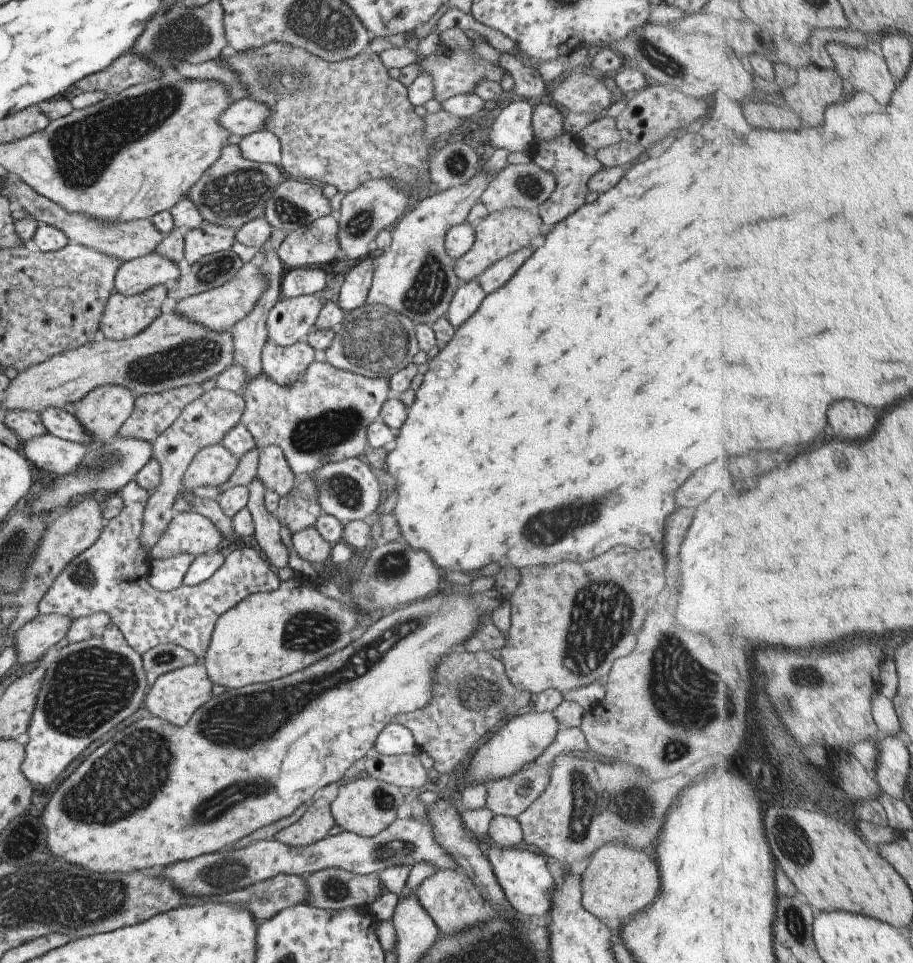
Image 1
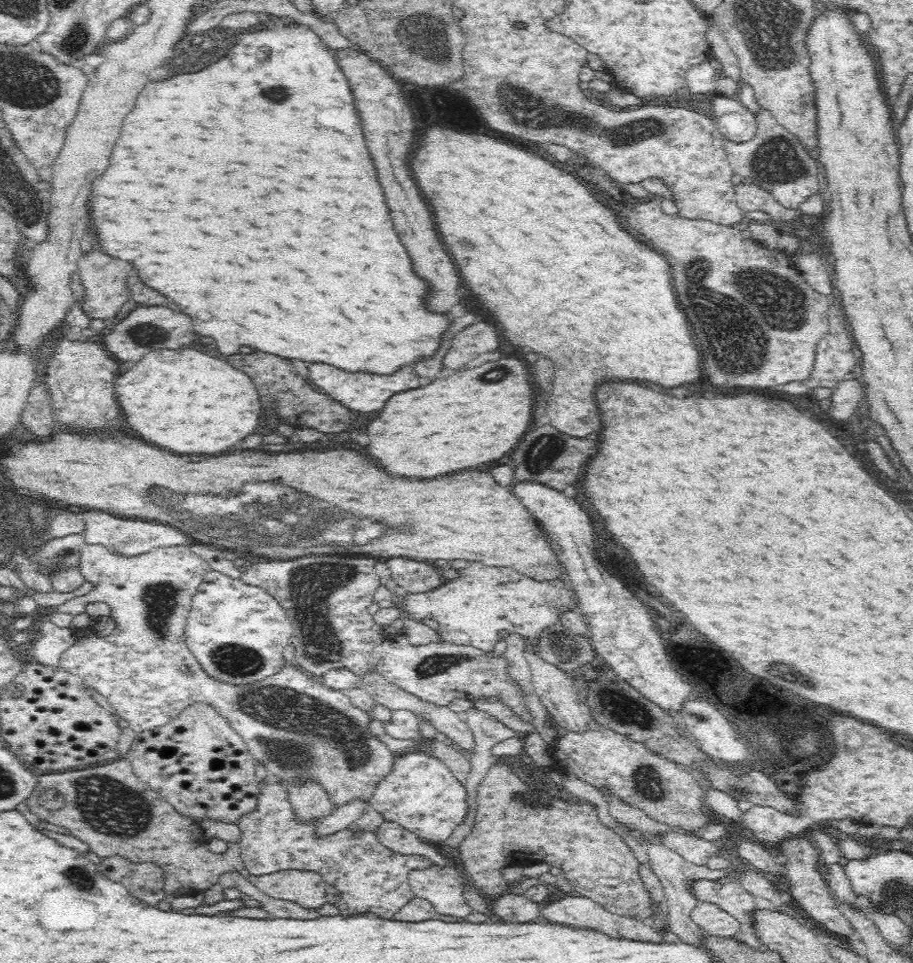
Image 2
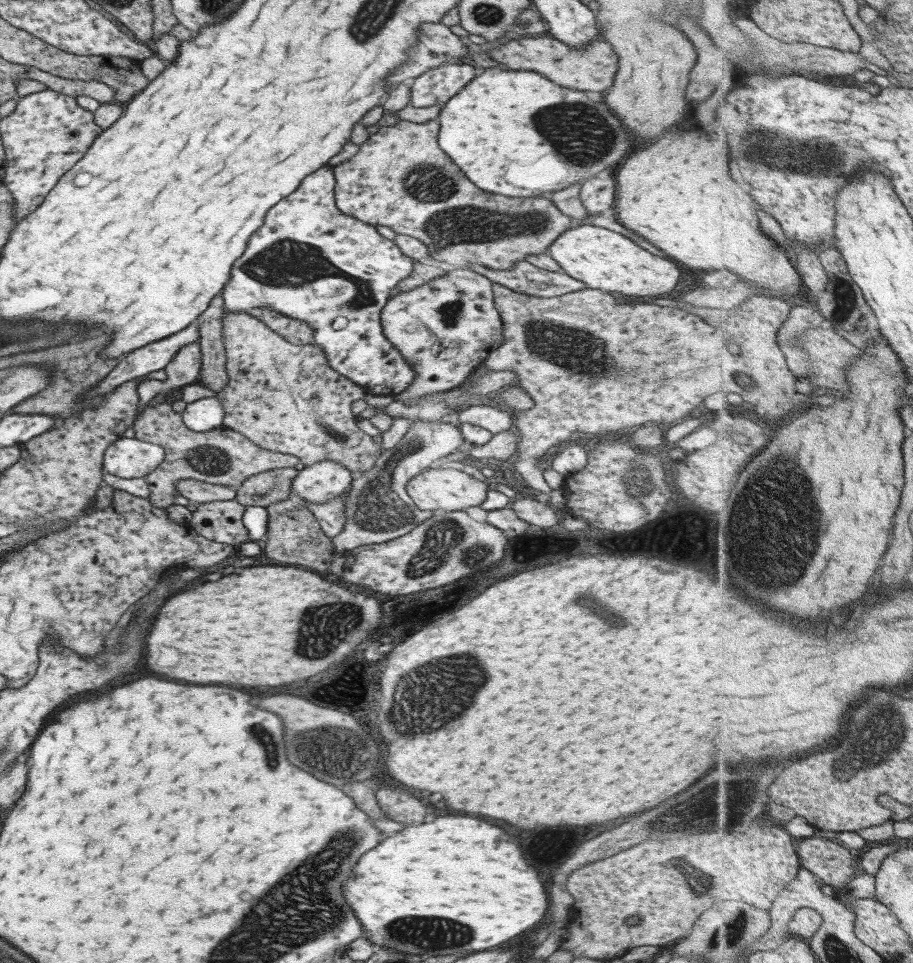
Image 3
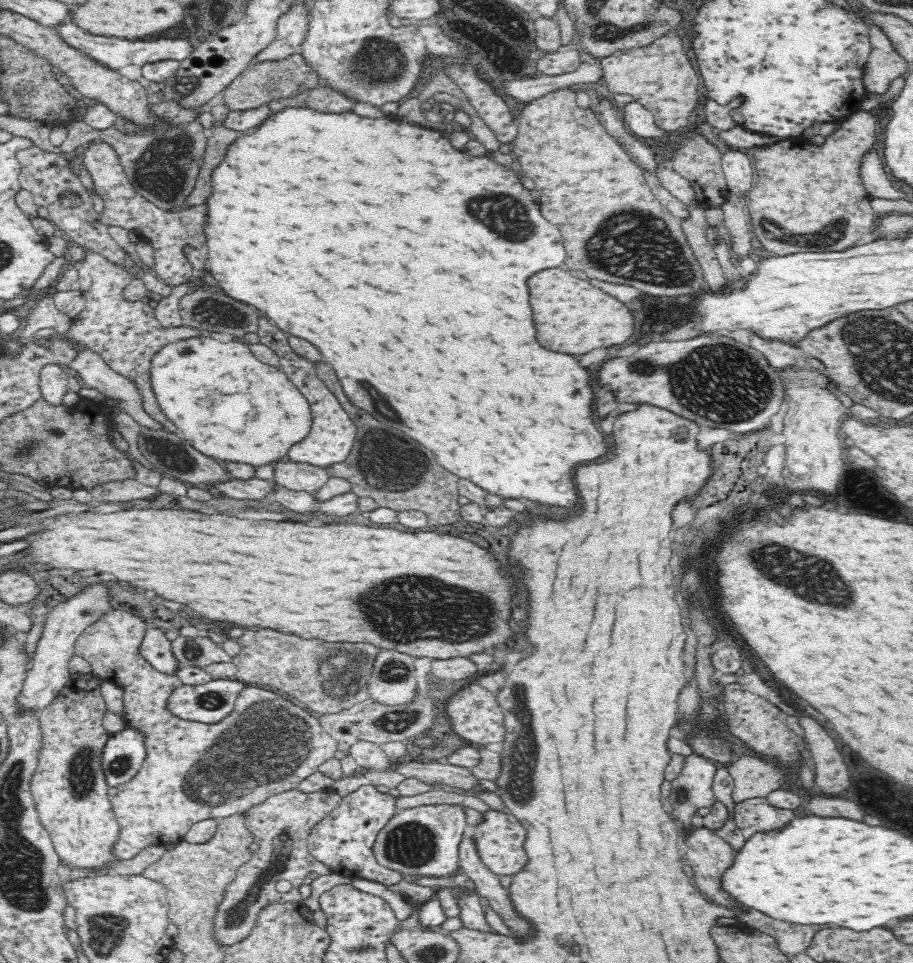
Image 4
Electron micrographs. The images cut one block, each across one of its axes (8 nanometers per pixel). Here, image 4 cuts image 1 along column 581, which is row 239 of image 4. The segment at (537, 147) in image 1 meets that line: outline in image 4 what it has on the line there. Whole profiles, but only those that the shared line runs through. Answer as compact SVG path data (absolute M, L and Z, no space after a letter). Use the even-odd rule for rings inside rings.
M100 142L96 145L88 144L88 147L84 151L84 164L91 174L93 189L104 199L104 208L99 214L98 222L105 227L119 226L128 231L141 230L143 238L151 240L154 249L151 271L172 288L184 284L192 276L193 267L183 255L183 246L192 245L202 250L202 226L206 218L204 206L171 212L160 209L135 191L132 183L127 180L120 157L110 144Z

